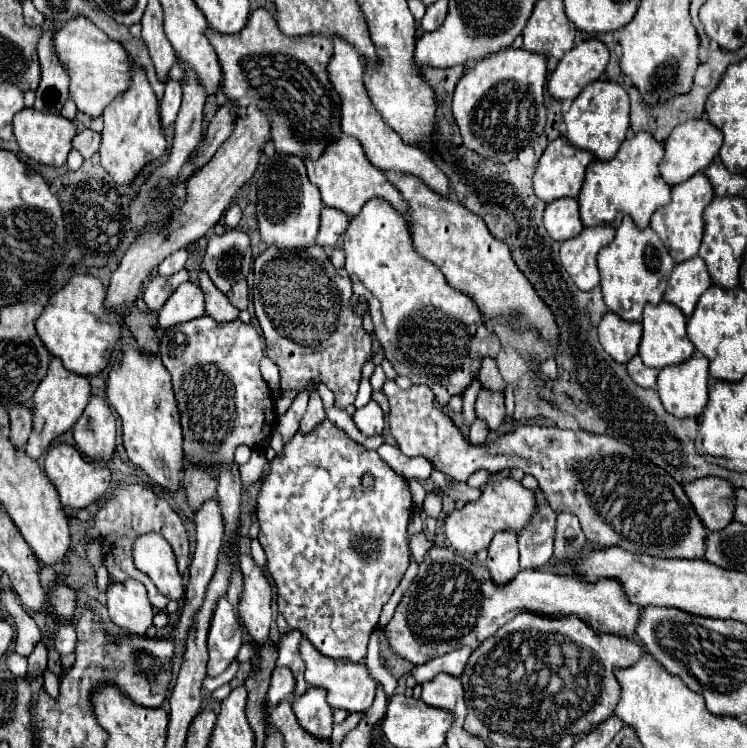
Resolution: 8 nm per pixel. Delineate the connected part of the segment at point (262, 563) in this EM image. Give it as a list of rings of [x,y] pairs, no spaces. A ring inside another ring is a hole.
[[[252,541],[252,559],[256,561],[256,565],[262,569],[264,575],[268,575],[268,569],[266,569],[266,559],[264,559],[264,551],[260,547],[258,541]]]

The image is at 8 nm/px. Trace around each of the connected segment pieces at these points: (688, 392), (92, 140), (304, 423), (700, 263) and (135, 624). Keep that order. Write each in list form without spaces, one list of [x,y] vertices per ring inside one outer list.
[[[694,355],[680,365],[664,367],[658,375],[658,393],[674,417],[700,417],[708,401],[708,359]]]
[[[84,129],[84,131],[76,133],[76,137],[74,137],[74,141],[72,141],[72,147],[78,149],[84,159],[88,159],[88,157],[92,157],[92,155],[98,151],[98,147],[100,147],[100,133],[96,133],[96,131],[92,131],[92,129]]]
[[[312,393],[308,409],[300,421],[300,433],[310,433],[316,425],[320,425],[326,419],[324,407],[322,407],[322,399],[318,397],[318,393]]]
[[[692,257],[688,261],[678,263],[668,279],[668,287],[664,291],[664,301],[676,305],[686,317],[692,315],[700,295],[712,285],[708,277],[708,269],[702,257]]]
[[[128,579],[122,583],[108,583],[108,613],[110,619],[126,633],[146,633],[152,625],[152,605],[140,581]]]

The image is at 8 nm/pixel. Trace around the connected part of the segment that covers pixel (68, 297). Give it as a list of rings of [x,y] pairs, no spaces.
[[[74,275],[60,291],[56,291],[36,321],[36,333],[44,341],[50,355],[60,357],[64,367],[78,375],[98,375],[110,361],[120,339],[122,317],[104,309],[106,287],[92,275]]]

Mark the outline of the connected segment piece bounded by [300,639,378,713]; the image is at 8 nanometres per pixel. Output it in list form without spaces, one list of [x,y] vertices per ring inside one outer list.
[[[302,639],[300,655],[306,663],[308,685],[324,687],[328,691],[328,703],[330,703],[332,709],[346,709],[348,713],[352,713],[352,711],[368,711],[372,707],[378,683],[368,675],[366,665],[352,663],[352,661],[332,661],[330,657],[316,653],[316,647],[310,645],[308,639]]]

